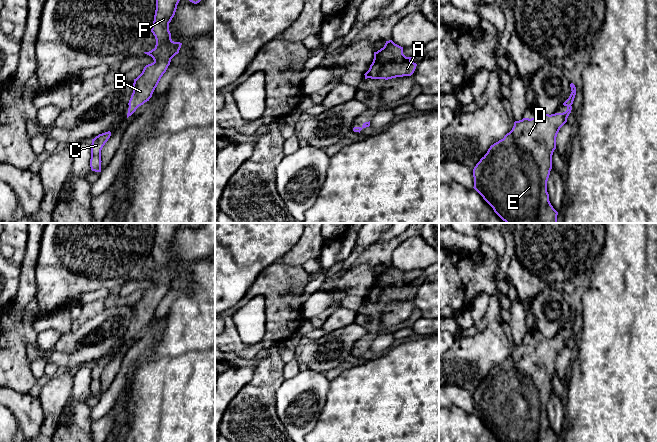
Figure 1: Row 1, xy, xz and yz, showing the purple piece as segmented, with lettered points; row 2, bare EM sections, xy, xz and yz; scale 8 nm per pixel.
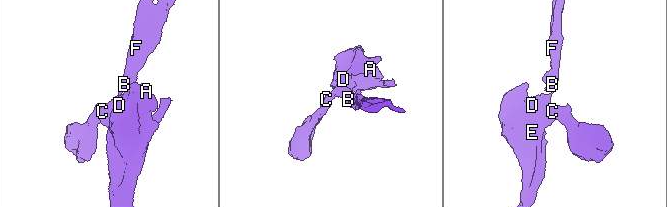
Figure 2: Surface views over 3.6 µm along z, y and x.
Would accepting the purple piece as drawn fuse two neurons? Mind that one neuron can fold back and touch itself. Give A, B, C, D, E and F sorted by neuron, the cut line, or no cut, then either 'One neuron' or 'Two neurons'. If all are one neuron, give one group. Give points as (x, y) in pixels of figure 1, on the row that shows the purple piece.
Groups: A B C D E F. No split. One neuron

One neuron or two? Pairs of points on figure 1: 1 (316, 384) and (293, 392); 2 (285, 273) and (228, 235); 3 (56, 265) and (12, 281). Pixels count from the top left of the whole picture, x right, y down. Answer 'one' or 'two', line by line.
1: one
2: two
3: two

